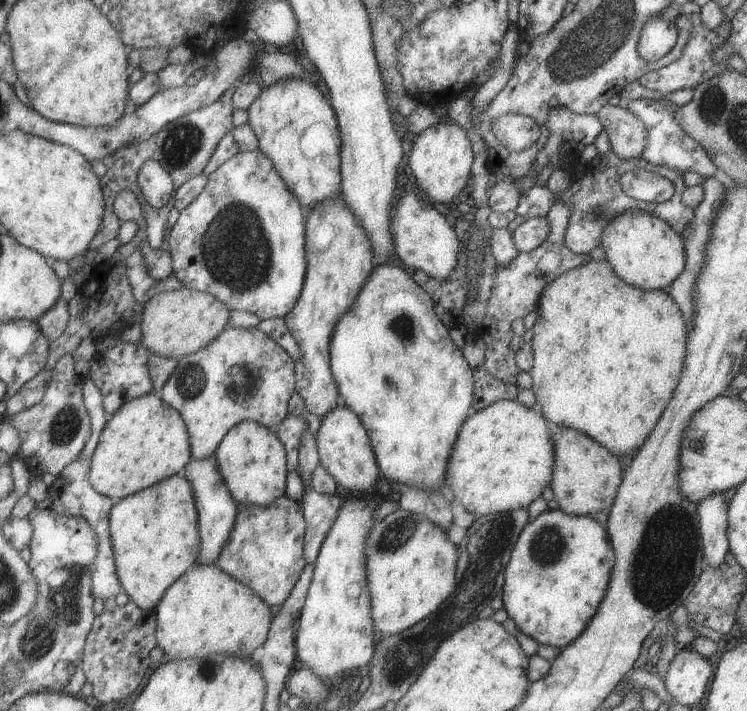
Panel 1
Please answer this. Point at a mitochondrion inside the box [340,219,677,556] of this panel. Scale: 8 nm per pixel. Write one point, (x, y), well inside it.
(402, 327)

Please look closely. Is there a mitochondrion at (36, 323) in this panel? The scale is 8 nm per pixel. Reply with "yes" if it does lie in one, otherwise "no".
no

